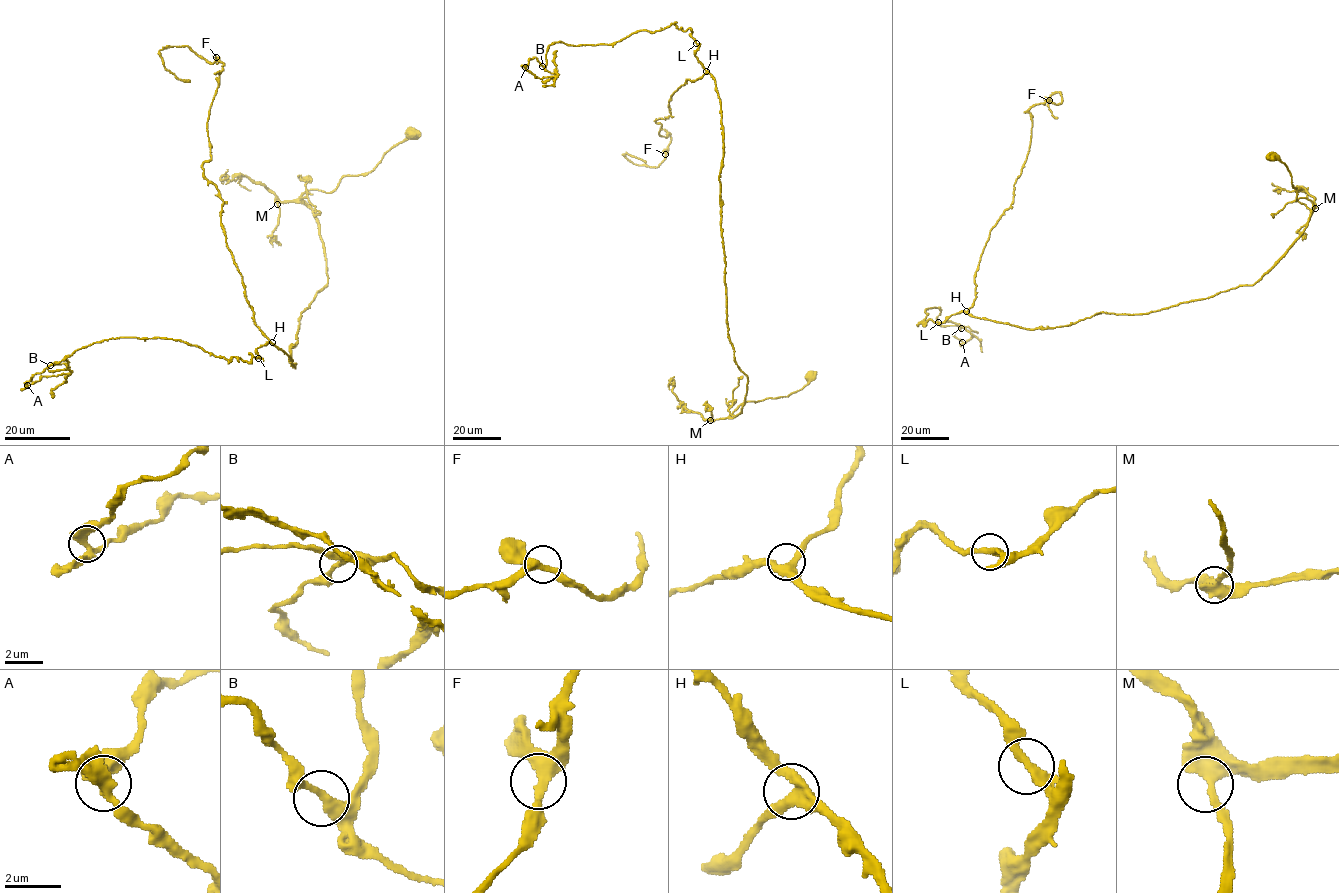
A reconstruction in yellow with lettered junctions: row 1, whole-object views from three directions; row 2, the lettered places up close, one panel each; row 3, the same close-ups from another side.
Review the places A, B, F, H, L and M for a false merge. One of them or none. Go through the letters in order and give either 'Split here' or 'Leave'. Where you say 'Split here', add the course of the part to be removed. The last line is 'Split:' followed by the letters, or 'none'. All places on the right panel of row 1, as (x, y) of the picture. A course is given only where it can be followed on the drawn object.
A: Split here. Course of the part to remove: (962, 342), (973, 336), (945, 320)
B: Leave
F: Leave
H: Leave
L: Leave
M: Leave
Split: A

